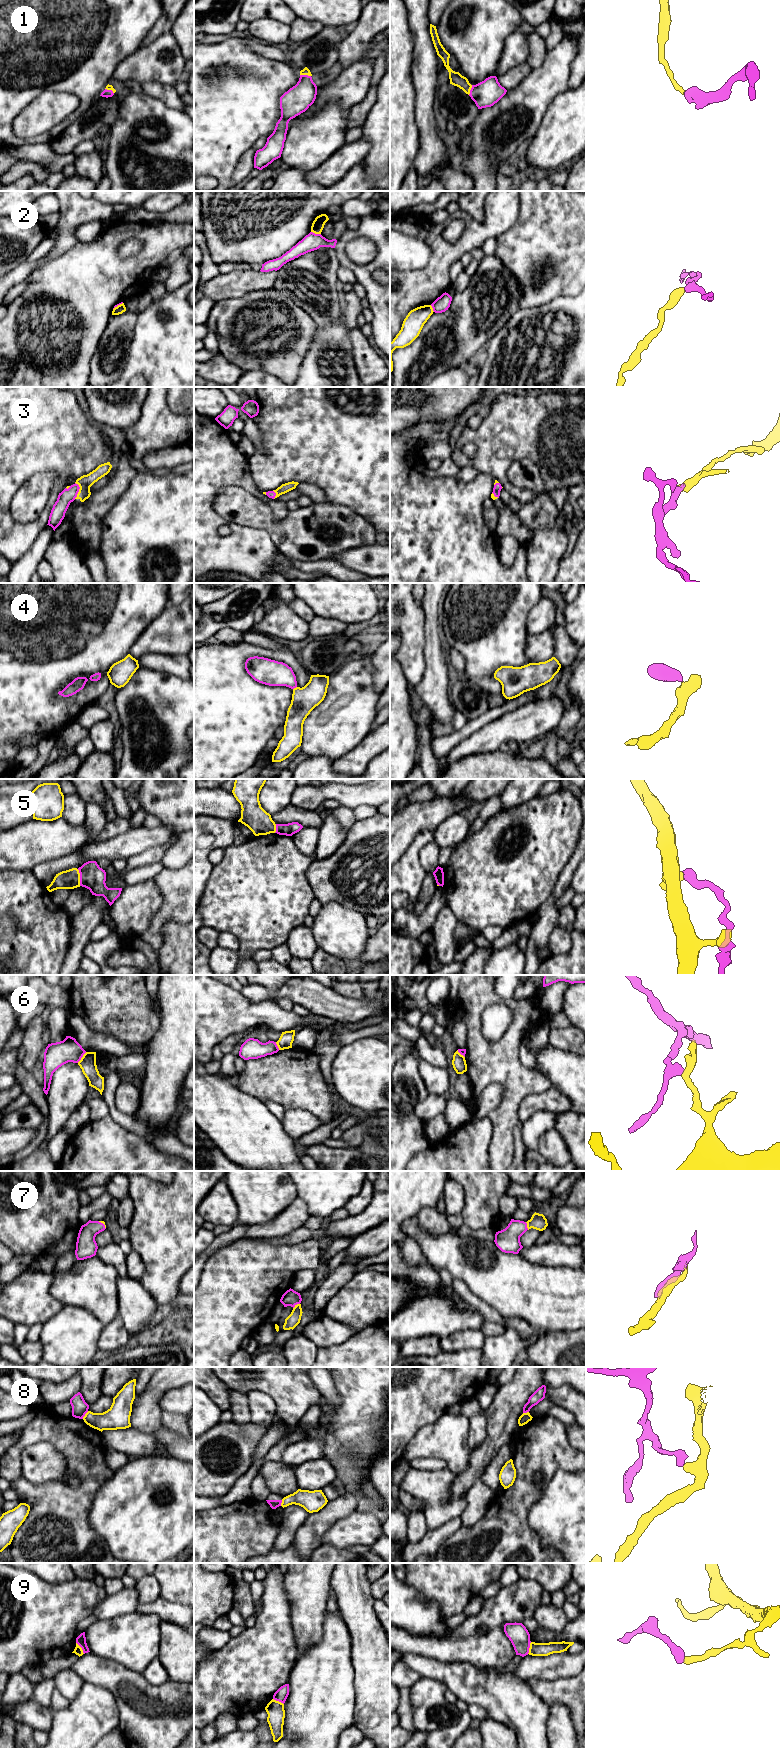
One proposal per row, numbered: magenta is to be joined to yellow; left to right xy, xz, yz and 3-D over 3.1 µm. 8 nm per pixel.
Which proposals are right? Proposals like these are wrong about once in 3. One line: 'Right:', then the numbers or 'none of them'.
Right: 1, 3, 4, 7

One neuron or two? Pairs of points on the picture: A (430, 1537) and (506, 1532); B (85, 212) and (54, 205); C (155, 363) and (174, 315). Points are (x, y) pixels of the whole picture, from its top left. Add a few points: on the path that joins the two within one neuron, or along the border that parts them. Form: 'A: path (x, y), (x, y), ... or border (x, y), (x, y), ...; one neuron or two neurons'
A: border (461, 1525), (444, 1541), (437, 1552); two neurons
B: border (58, 201), (59, 211); two neurons
C: path (167, 351), (174, 344), (174, 327); one neuron

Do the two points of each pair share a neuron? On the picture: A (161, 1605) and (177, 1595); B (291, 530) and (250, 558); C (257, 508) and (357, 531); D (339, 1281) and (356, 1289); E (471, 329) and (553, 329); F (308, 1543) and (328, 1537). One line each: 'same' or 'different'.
A: different
B: different
C: same
D: different
E: different
F: different

